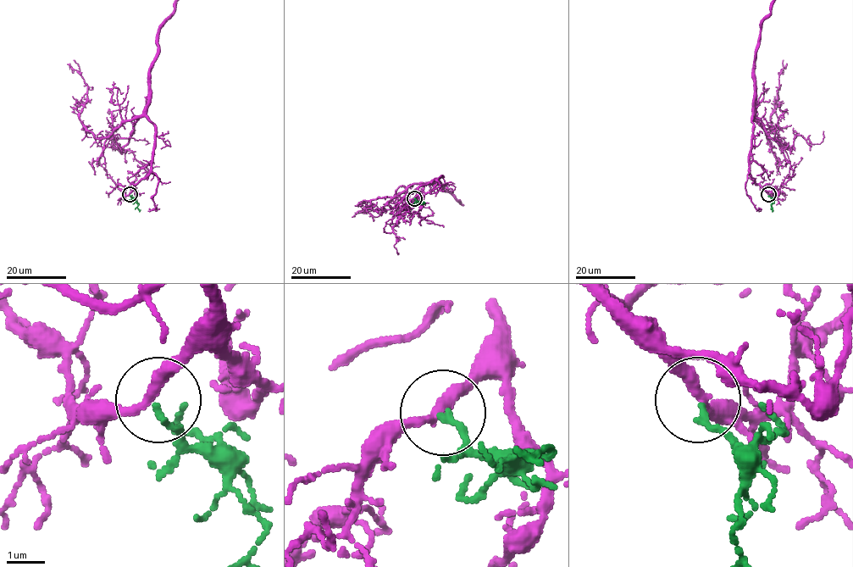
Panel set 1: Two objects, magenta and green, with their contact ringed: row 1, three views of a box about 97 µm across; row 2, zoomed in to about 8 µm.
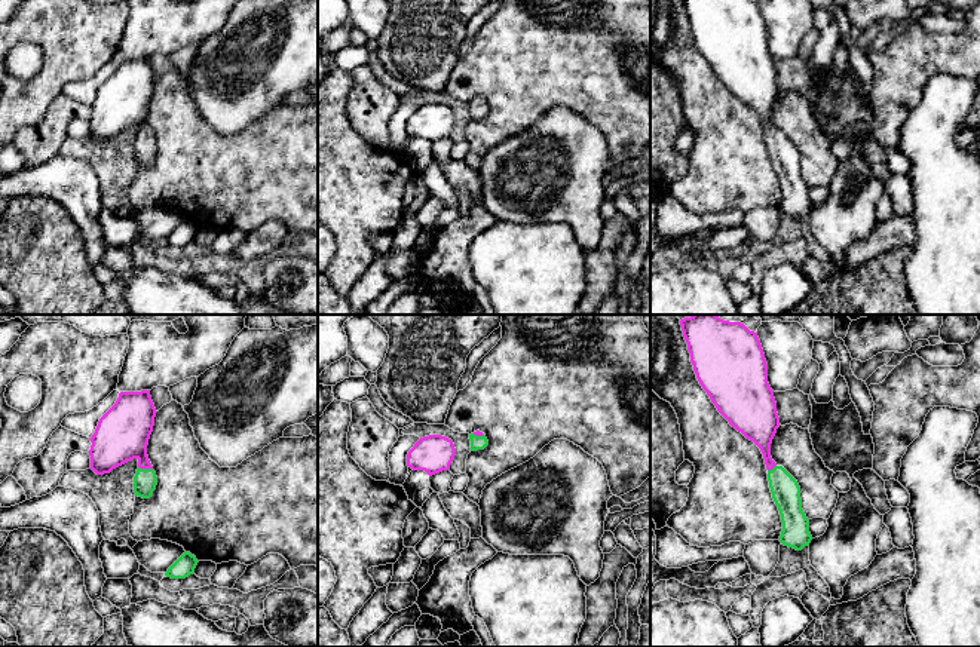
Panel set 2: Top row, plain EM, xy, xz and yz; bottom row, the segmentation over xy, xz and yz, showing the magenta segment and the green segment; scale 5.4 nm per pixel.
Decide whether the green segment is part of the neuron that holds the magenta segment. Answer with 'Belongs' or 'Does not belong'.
Belongs

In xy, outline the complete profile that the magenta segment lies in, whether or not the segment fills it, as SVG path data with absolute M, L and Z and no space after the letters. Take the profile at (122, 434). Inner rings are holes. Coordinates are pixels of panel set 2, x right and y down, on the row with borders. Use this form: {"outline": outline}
{"outline": "M150 390L120 392L116 404L99 418L91 438L91 467L97 475L137 459L134 493L150 499L157 476L147 456L147 445L154 426L156 408Z"}

